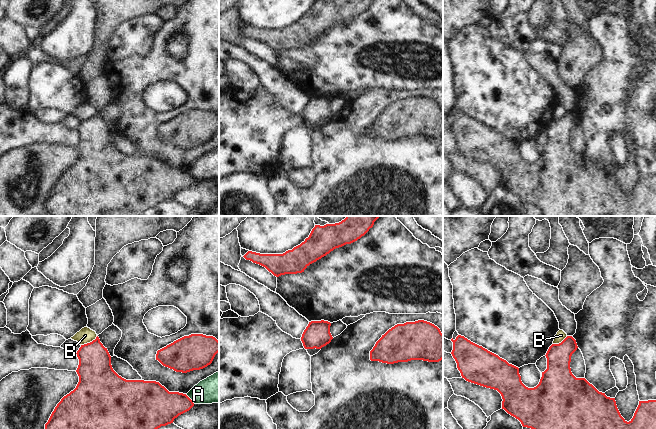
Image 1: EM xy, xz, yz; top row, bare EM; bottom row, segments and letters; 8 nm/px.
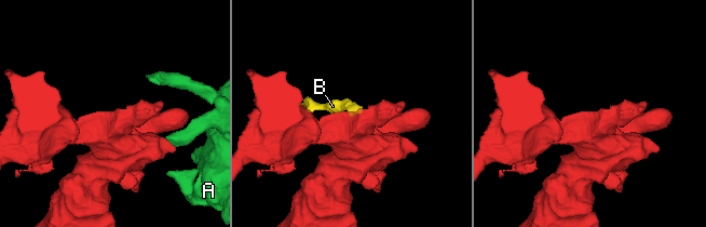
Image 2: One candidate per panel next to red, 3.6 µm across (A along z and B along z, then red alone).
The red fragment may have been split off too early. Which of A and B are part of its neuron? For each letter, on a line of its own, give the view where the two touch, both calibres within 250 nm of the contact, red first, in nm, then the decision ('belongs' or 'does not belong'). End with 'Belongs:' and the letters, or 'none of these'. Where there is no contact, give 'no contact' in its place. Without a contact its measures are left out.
A: meets red in xy; 300 nm thick on the red side, 240 nm on the other; does not belong
B: meets red in xy; 280 nm thick on the red side, 120 nm on the other; does not belong
Belongs: none of these

